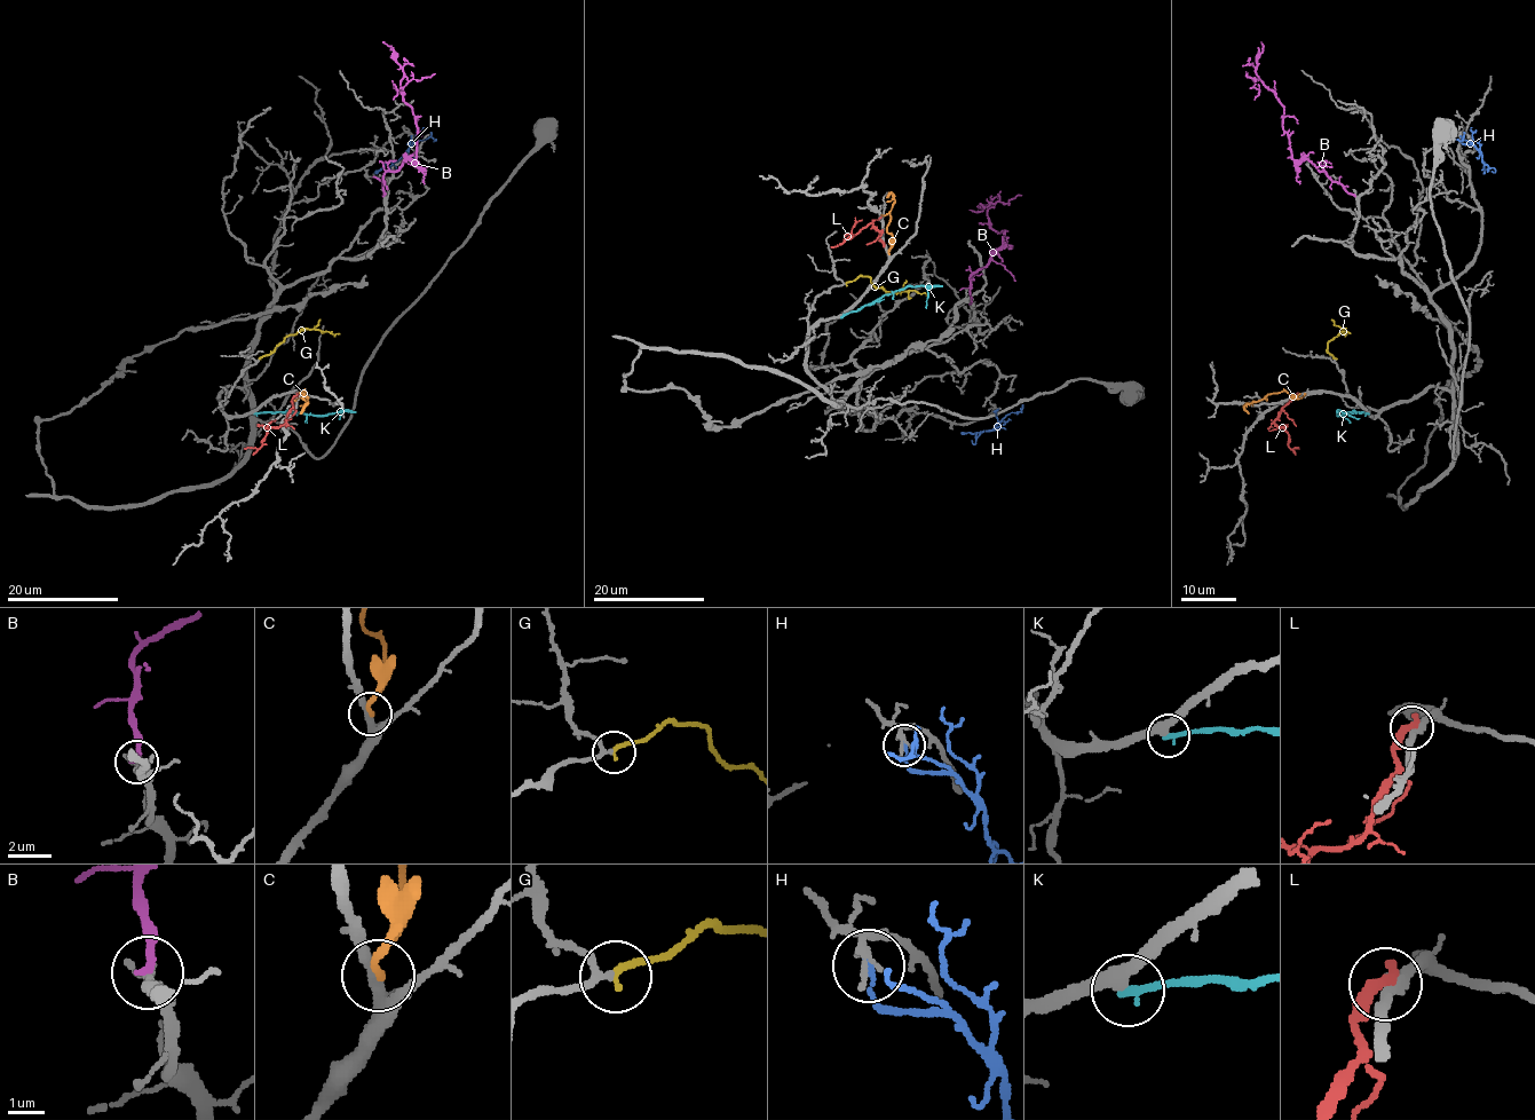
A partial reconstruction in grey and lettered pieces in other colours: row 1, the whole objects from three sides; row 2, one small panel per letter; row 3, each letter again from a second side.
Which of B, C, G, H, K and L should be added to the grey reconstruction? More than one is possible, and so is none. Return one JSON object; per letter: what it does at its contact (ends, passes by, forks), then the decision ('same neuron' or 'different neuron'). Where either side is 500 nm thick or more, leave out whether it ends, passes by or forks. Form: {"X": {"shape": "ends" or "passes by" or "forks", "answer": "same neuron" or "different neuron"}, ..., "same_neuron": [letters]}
{"B": {"shape": "ends", "answer": "different neuron"}, "C": {"shape": "ends", "answer": "different neuron"}, "G": {"shape": "ends", "answer": "same neuron"}, "H": {"shape": "ends", "answer": "different neuron"}, "K": {"shape": "ends", "answer": "different neuron"}, "L": {"shape": "ends", "answer": "different neuron"}, "same_neuron": ["G"]}

